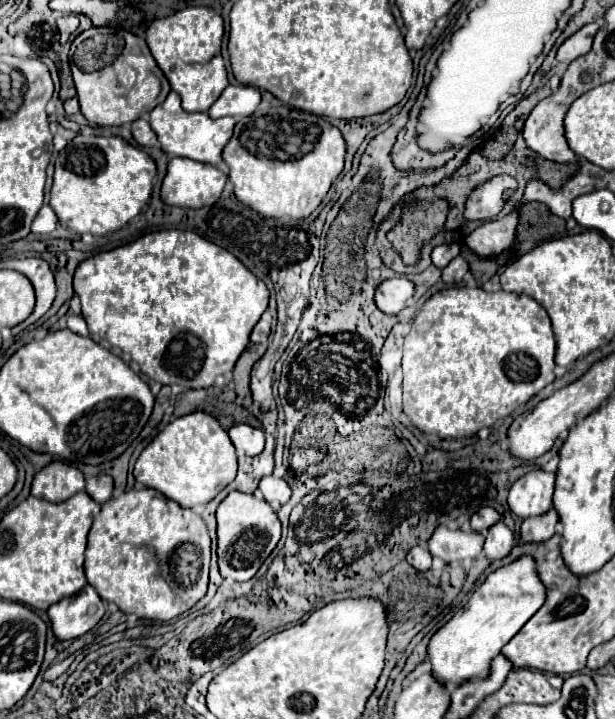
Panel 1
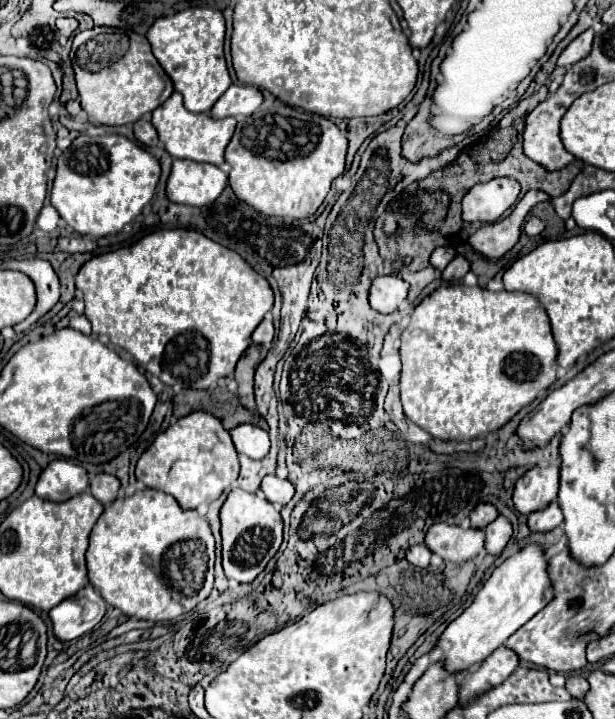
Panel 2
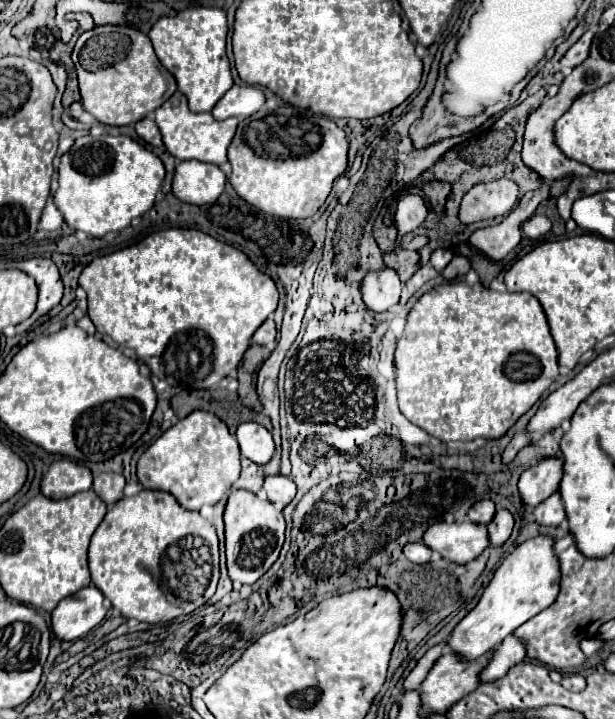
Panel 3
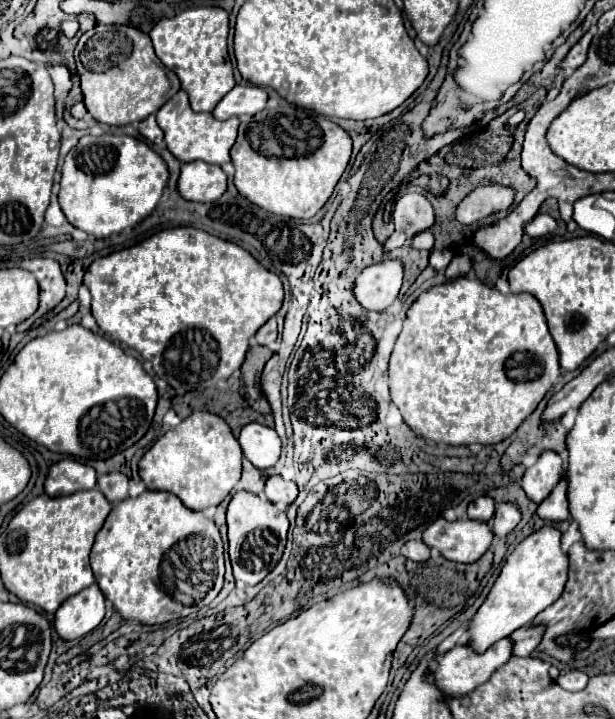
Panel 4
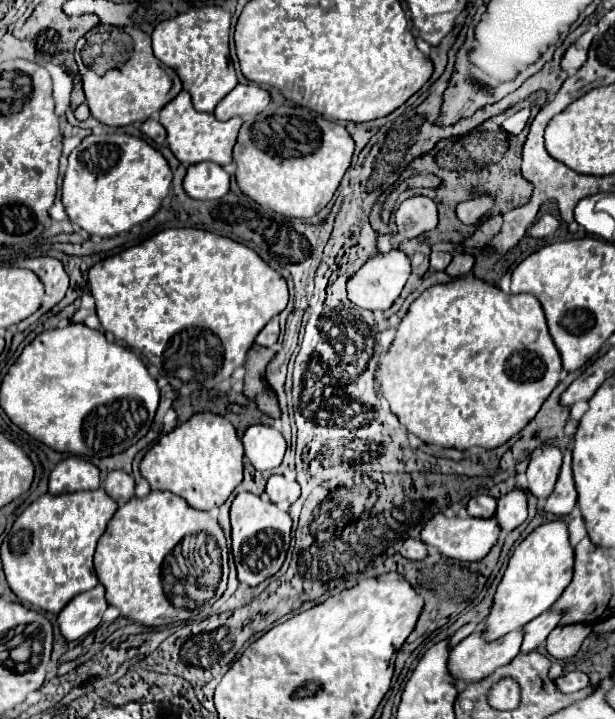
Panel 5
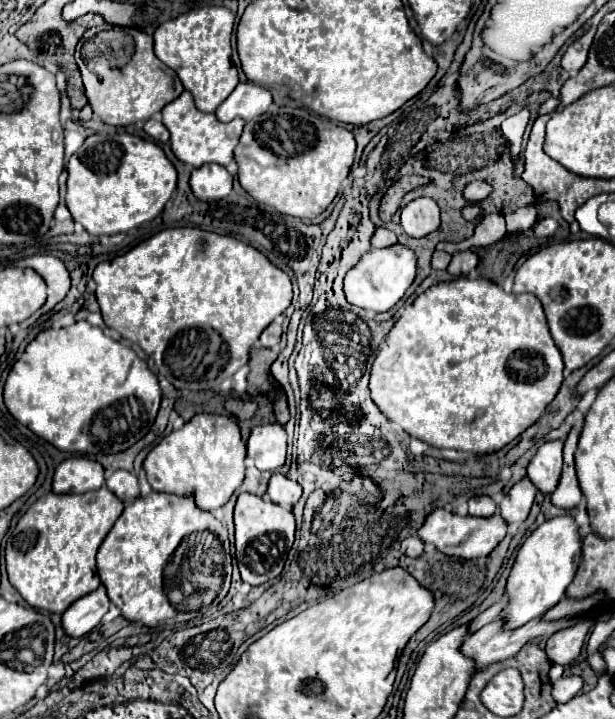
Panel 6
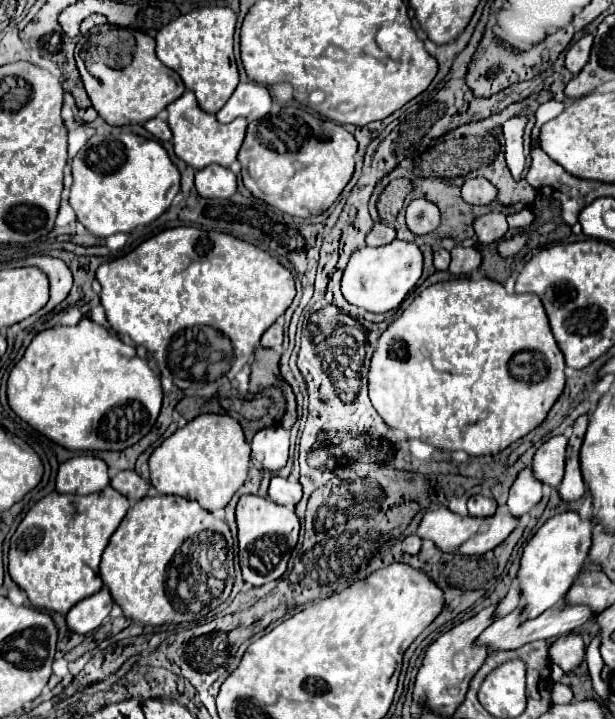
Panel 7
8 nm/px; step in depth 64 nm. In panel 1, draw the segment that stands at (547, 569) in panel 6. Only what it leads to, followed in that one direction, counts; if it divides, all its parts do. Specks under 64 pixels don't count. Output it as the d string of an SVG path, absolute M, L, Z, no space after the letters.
M520 556L514 562L494 570L482 586L472 594L472 602L468 602L450 622L446 622L428 644L428 662L434 676L446 684L460 684L470 678L482 678L488 674L490 660L502 650L502 646L530 620L530 616L540 610L544 604L544 584L540 584L540 576L536 576L536 560L534 556Z

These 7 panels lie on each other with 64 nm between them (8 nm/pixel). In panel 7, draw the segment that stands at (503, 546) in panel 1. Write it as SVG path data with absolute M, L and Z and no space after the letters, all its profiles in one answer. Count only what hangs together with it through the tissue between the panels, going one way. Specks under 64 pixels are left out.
M530 466L524 468L510 488L510 496L506 504L510 514L524 518L542 500L542 486L544 484L540 484L540 480L532 476Z

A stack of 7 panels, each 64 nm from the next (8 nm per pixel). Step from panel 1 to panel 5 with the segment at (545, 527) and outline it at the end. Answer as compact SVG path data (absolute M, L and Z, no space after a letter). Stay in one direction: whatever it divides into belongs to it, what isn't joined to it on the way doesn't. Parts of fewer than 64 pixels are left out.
M566 448L560 478L556 482L554 492L546 500L544 510L554 516L566 516L572 512L574 506L576 506L576 486L574 486L574 478L572 478L572 450Z

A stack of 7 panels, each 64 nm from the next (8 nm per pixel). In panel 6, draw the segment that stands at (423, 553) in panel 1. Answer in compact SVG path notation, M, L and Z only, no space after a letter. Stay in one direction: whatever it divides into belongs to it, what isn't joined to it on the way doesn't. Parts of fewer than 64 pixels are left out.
M410 536L410 538L406 538L404 542L402 542L402 552L406 554L406 556L420 556L422 554L422 550L424 550L424 542L418 538L418 536Z

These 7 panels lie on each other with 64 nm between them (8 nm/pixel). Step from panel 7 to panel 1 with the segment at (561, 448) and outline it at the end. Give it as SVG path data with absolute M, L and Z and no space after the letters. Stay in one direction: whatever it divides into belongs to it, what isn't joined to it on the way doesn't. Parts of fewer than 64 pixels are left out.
M534 468L522 478L518 478L508 494L510 512L520 518L530 518L548 512L552 508L554 482L556 474L546 472L542 468Z

